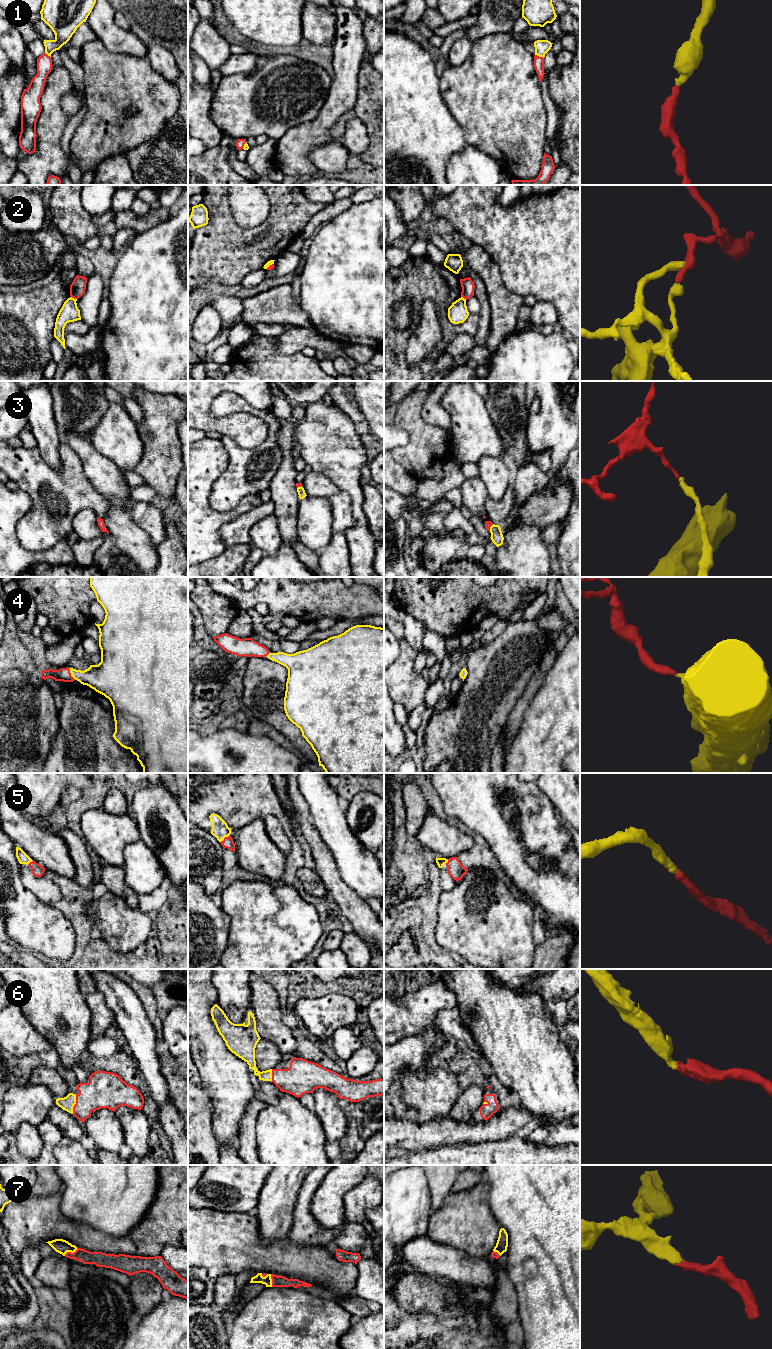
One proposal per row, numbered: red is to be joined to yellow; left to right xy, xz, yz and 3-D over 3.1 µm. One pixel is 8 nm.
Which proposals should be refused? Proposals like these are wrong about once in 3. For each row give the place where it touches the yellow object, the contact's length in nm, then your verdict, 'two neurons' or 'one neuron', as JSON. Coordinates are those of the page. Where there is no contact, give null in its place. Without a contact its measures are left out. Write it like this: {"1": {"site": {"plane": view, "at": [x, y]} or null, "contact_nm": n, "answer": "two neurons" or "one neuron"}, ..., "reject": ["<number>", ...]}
{"1": {"site": {"plane": "yz", "at": [539, 56]}, "contact_nm": 80, "answer": "one neuron"}, "2": {"site": {"plane": "xy", "at": [73, 298]}, "contact_nm": 50, "answer": "two neurons"}, "3": {"site": {"plane": "yz", "at": [490, 528]}, "contact_nm": 70, "answer": "one neuron"}, "4": {"site": {"plane": "xy", "at": [71, 674]}, "contact_nm": 110, "answer": "one neuron"}, "5": {"site": {"plane": "xz", "at": [224, 837]}, "contact_nm": 100, "answer": "one neuron"}, "6": {"site": {"plane": "xy", "at": [75, 1103]}, "contact_nm": 160, "answer": "one neuron"}, "7": {"site": {"plane": "xy", "at": [70, 1251]}, "contact_nm": 130, "answer": "one neuron"}, "reject": ["2"]}

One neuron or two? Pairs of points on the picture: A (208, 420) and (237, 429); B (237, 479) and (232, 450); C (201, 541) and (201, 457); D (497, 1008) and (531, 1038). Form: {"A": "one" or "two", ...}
{"A": "one", "B": "one", "C": "one", "D": "one"}

